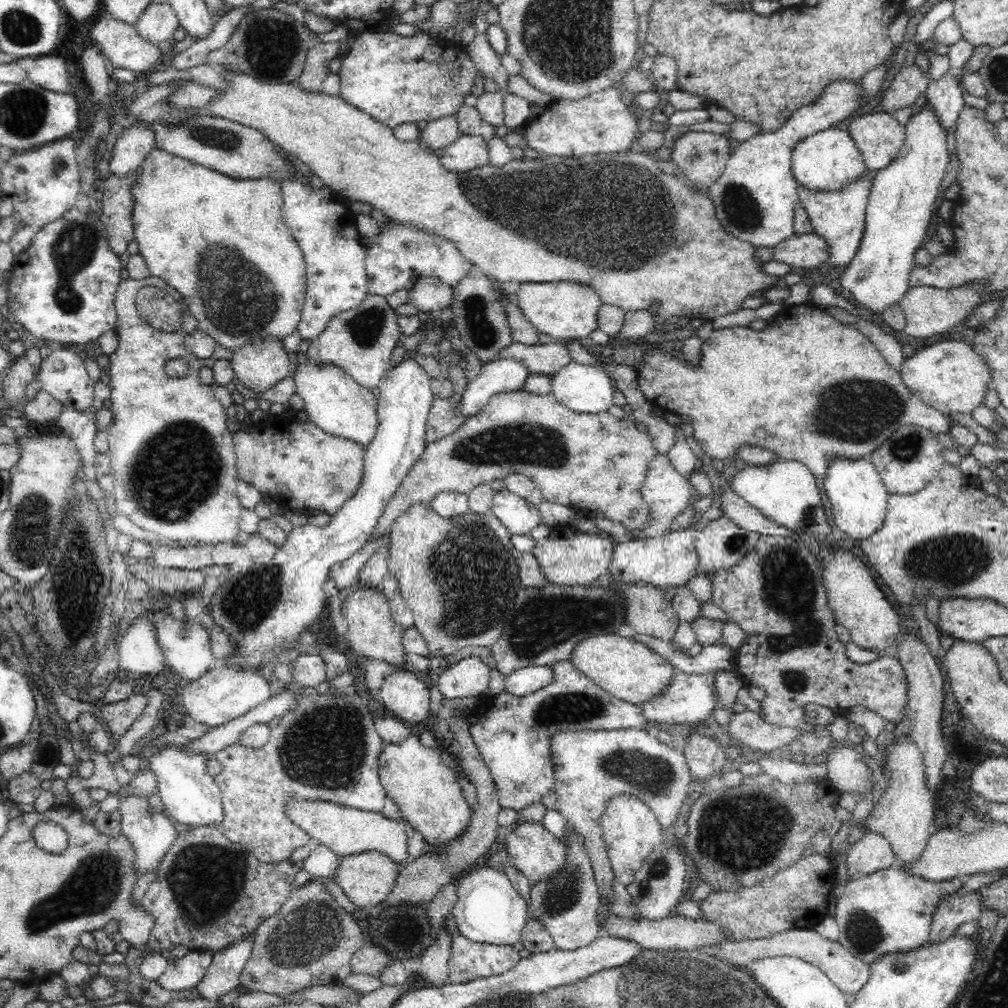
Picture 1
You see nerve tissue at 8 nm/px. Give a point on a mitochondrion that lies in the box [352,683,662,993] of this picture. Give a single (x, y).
(573, 706)

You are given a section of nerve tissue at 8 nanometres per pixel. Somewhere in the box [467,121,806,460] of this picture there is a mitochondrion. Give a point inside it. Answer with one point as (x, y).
(740, 209)

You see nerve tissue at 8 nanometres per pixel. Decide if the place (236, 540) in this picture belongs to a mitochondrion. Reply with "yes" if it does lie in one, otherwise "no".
no

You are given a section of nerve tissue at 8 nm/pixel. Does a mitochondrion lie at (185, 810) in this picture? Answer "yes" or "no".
no

